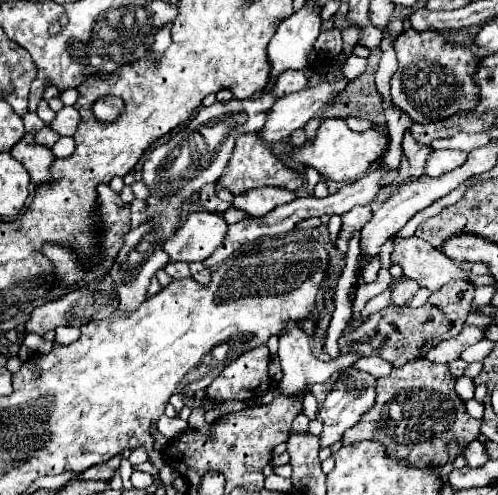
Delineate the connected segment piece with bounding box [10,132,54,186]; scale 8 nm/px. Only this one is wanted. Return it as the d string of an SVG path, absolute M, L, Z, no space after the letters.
M26 132L22 136L22 140L18 144L12 146L10 154L22 162L32 178L32 182L38 186L42 182L48 182L50 180L50 174L48 174L48 166L54 162L54 154L48 146L42 146L42 144L36 144L34 140L34 132Z

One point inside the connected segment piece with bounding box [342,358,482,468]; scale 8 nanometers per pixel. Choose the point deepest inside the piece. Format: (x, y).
(416, 415)

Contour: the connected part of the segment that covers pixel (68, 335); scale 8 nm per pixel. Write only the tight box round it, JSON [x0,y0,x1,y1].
[54,326,80,344]

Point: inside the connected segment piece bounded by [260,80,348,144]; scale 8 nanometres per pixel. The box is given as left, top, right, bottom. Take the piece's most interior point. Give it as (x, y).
(291, 112)

